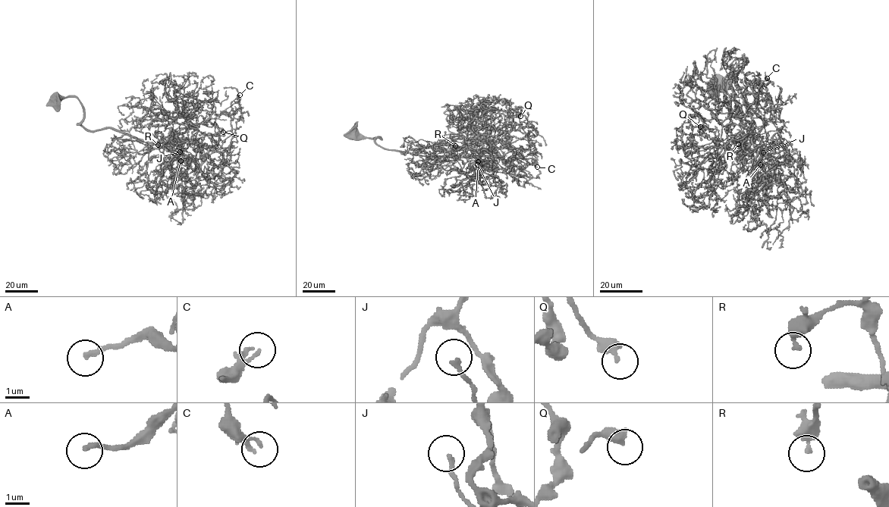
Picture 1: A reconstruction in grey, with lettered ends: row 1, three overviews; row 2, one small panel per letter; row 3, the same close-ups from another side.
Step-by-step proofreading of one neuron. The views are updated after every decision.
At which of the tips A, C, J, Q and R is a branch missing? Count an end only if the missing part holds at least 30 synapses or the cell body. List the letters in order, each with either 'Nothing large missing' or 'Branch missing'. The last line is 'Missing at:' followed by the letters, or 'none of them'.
A: Nothing large missing
C: Nothing large missing
J: Nothing large missing
Q: Nothing large missing
R: Nothing large missing
Missing at: none of them

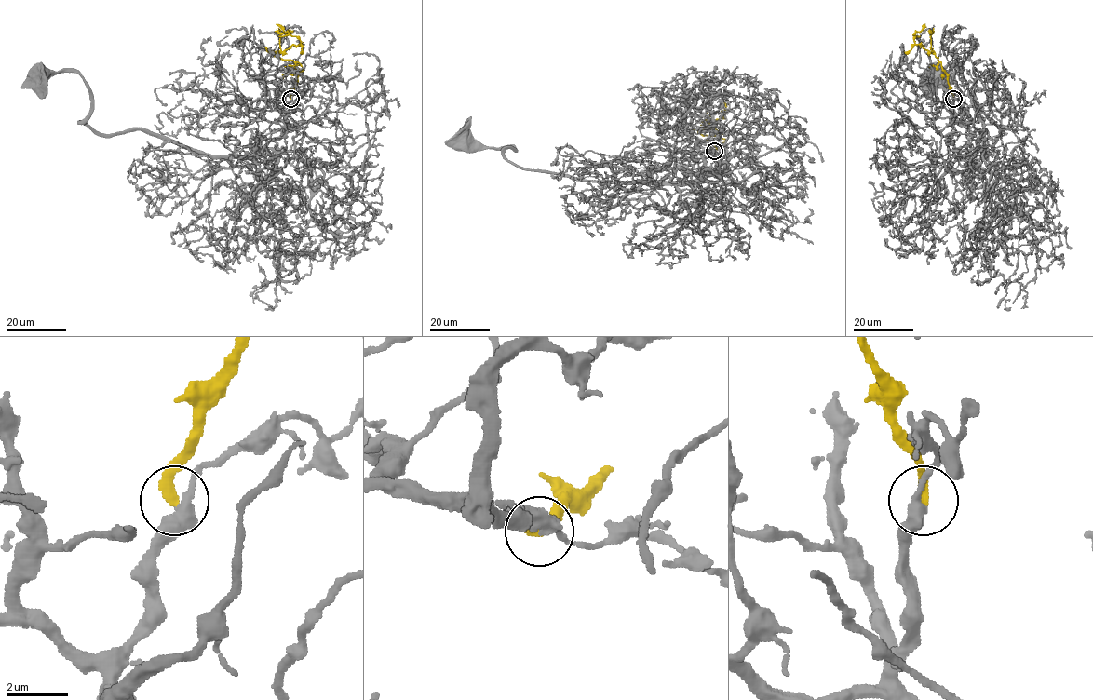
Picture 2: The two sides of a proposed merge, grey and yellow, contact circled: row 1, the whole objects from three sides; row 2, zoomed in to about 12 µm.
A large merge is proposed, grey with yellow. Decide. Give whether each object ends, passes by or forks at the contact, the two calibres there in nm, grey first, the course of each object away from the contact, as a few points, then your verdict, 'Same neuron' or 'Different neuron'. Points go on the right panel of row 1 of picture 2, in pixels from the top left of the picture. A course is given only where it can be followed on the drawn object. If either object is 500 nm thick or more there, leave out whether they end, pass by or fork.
At the ring grey passes by. At the ring yellow ends. Thickness 400 nm (grey) against 340 nm. Course of grey: (953, 99), (951, 116), (979, 131), (986, 156), (977, 129), (973, 134), (951, 118), (950, 72), (946, 75). Course of yellow: (953, 98), (948, 74), (935, 52), (914, 42), (914, 33), (925, 24). Same neuron

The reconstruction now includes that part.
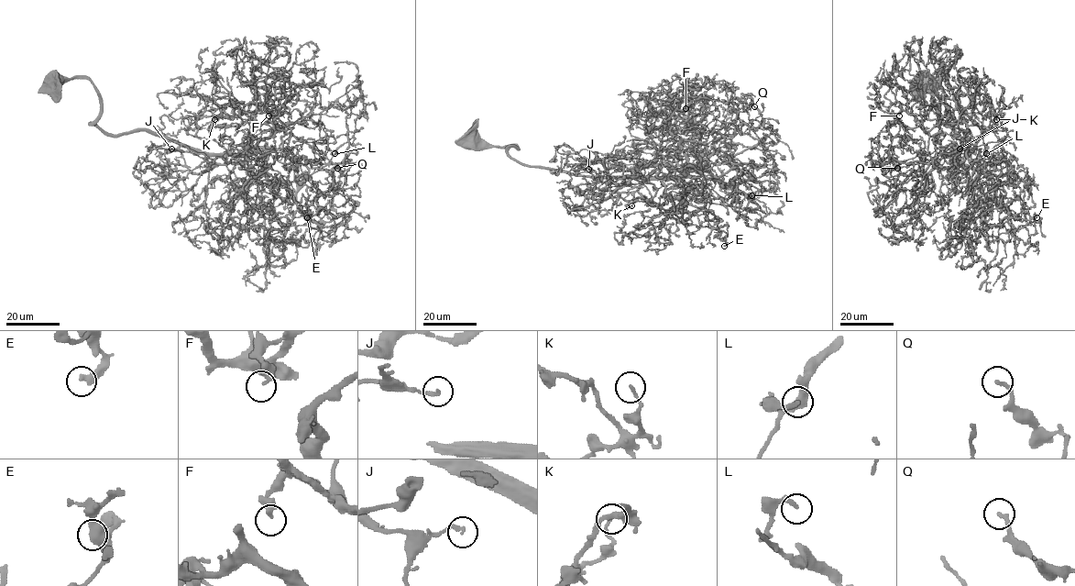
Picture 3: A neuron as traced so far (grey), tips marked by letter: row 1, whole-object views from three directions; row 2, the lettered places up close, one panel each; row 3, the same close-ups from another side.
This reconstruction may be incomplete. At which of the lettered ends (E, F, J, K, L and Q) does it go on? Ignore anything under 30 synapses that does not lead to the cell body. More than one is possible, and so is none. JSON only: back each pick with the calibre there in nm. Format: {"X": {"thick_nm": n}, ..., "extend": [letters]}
{"extend": []}

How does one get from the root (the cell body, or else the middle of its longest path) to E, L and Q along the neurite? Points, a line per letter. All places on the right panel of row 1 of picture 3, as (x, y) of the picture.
E: (934, 82), (937, 120), (966, 135), (967, 153), (997, 186), (997, 201), (1015, 218), (1022, 211), (1036, 217)
L: (934, 82), (937, 78), (937, 120), (967, 137), (971, 186), (978, 170), (990, 160), (992, 155), (986, 153)
Q: (934, 82), (937, 120), (966, 135), (970, 154), (954, 147), (932, 162), (918, 195), (916, 178), (897, 168)

